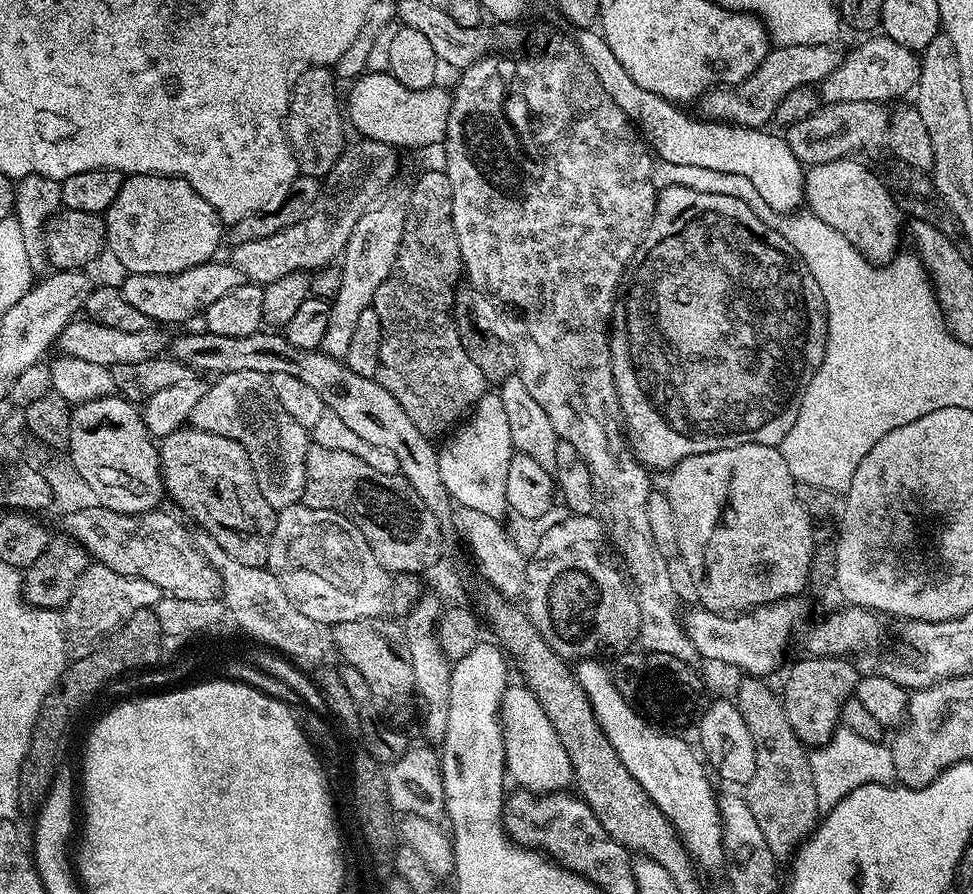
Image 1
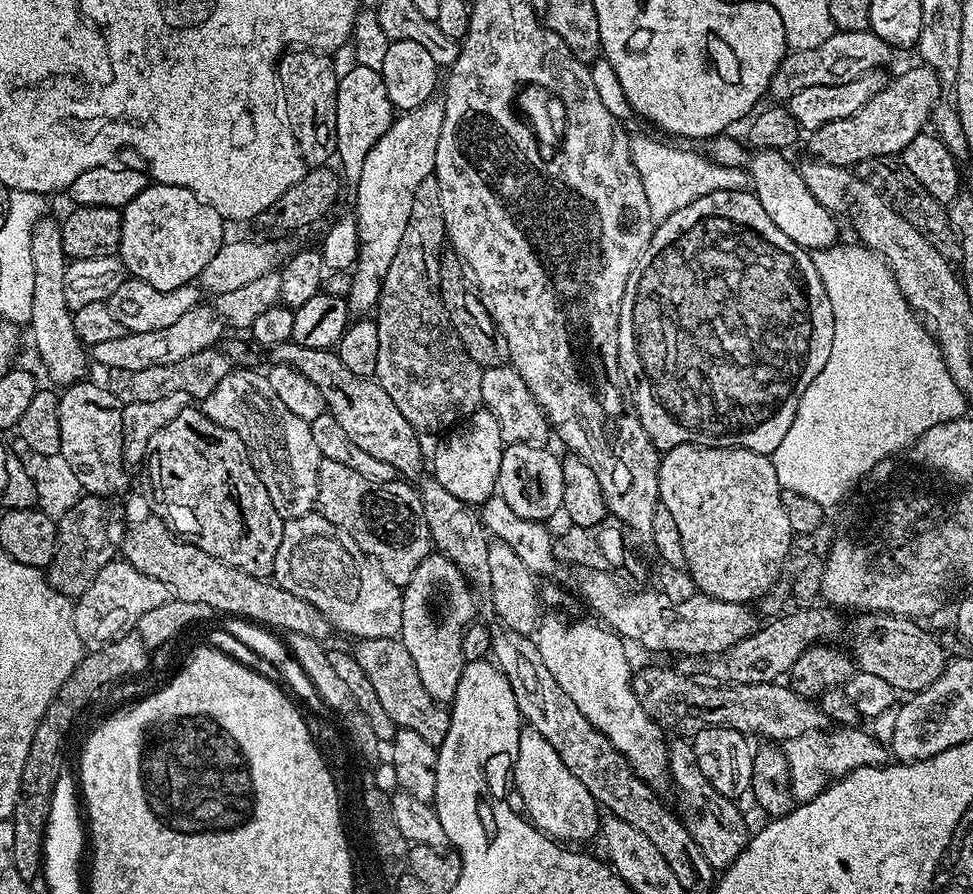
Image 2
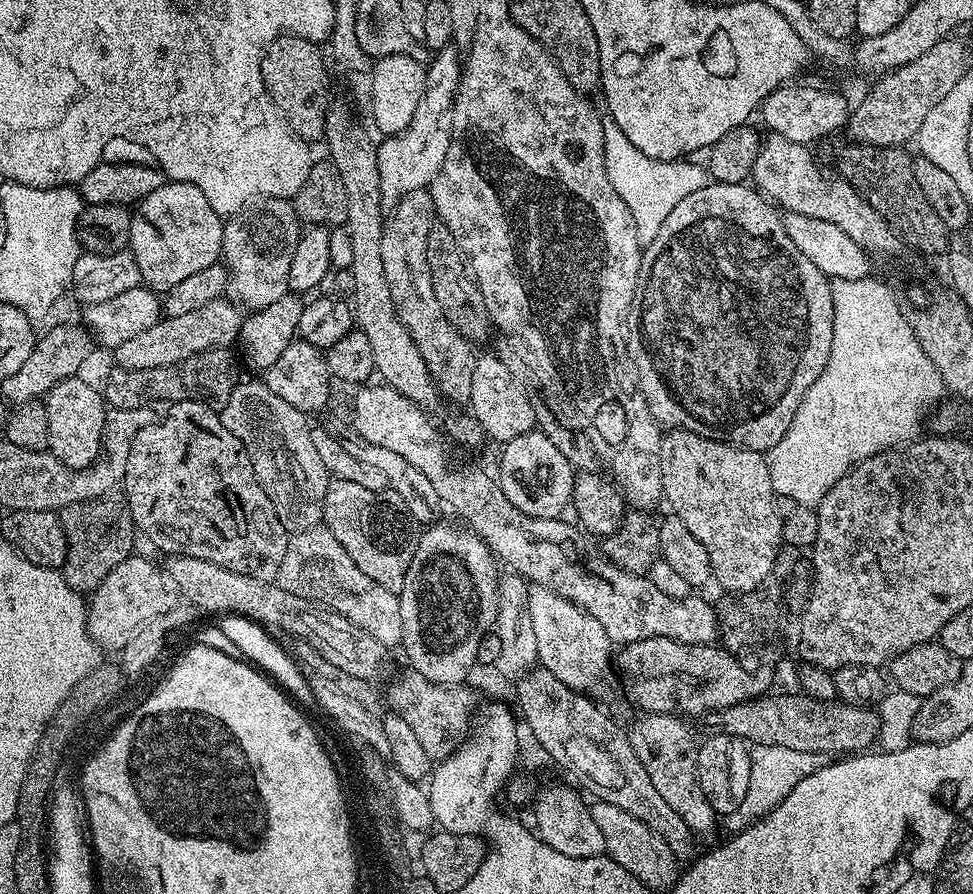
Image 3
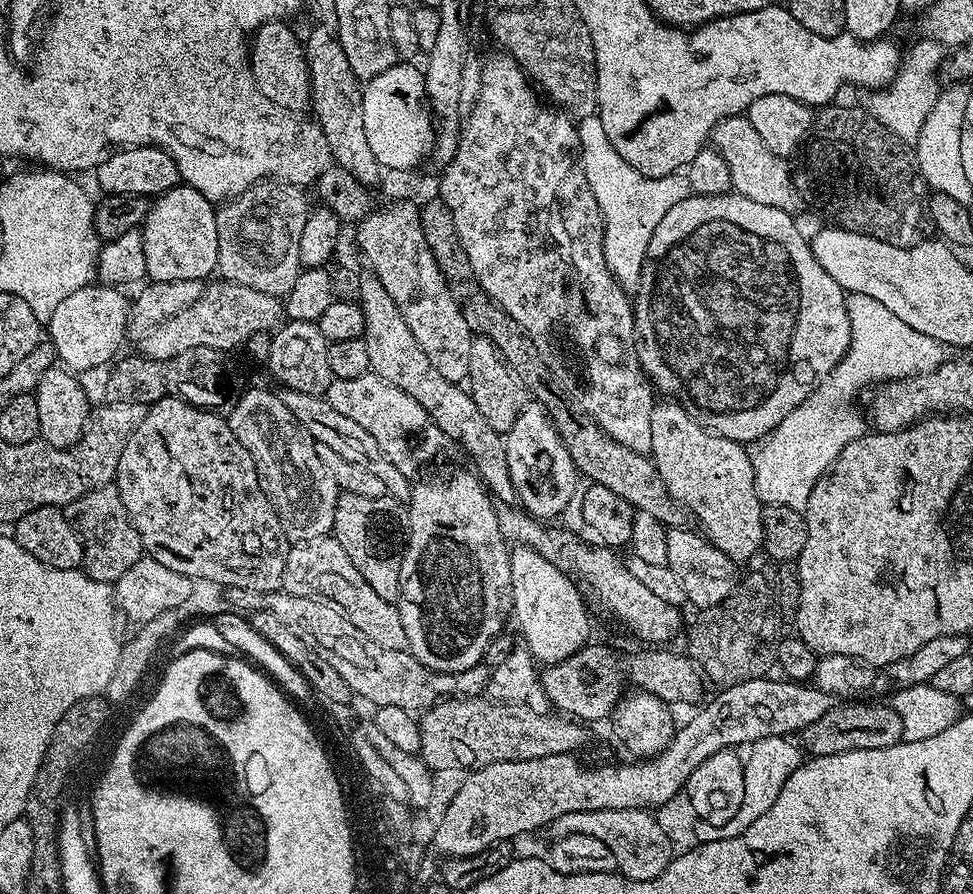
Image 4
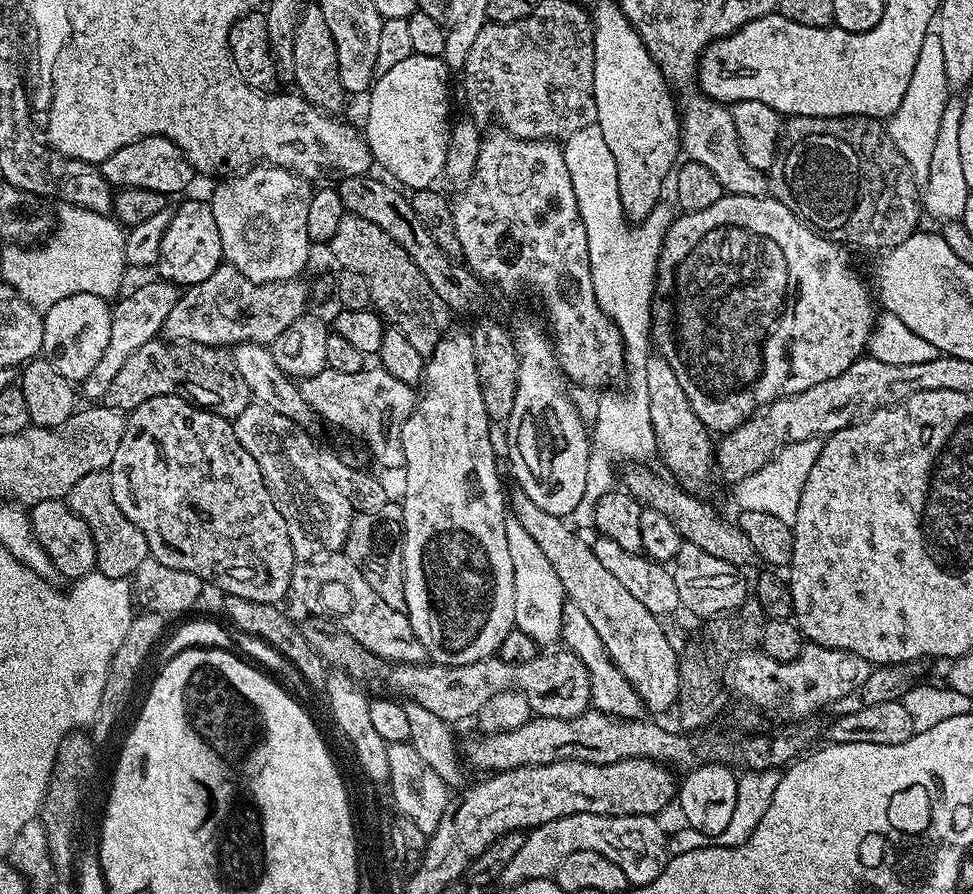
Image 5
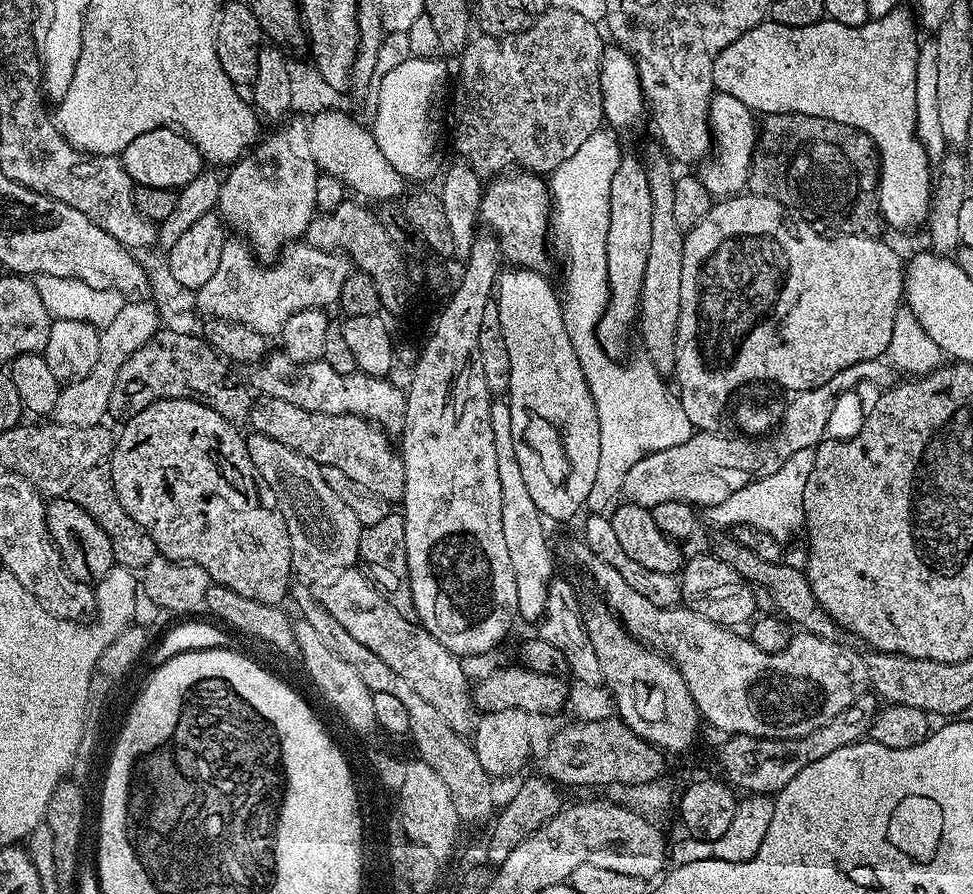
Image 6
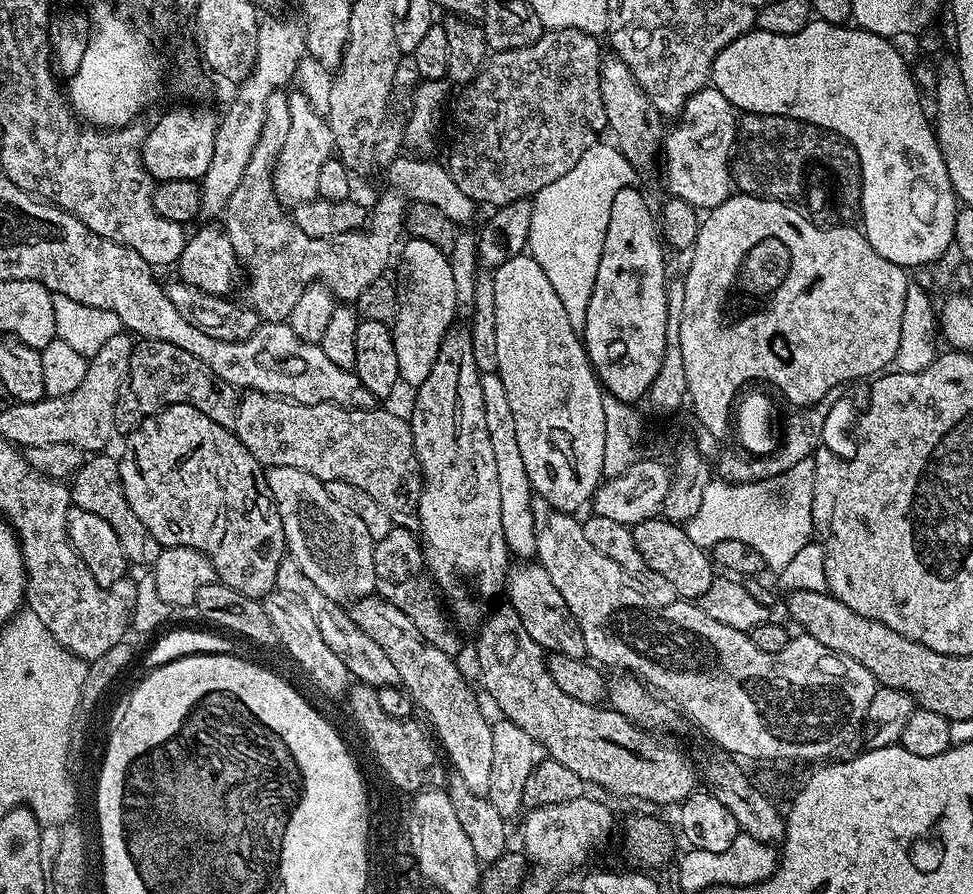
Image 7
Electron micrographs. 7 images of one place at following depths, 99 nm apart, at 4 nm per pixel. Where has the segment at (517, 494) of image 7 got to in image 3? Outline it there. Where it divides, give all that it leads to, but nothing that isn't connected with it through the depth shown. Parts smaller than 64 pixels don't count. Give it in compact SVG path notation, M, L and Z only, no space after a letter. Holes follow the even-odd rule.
M529 587L528 605L538 642L539 667L550 670L558 682L566 682L576 692L596 694L608 680L608 667L614 664L614 645L606 630L574 602L545 588Z

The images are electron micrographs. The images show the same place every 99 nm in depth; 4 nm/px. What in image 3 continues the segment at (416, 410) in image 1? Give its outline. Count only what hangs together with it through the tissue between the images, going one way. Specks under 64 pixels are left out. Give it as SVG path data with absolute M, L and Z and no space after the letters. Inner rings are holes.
M428 188L410 190L391 209L382 234L382 267L386 270L386 282L390 286L390 298L394 298L394 306L398 318L410 330L410 338L414 338L414 346L418 346L418 354L426 358L426 366L432 375L432 383L436 385L445 401L453 400L462 406L468 404L470 398L470 381L474 378L474 362L477 353L472 352L473 345L446 318L442 306L438 306L438 298L434 298L434 282L430 282L430 265L426 262L426 238L430 238L430 226L437 223L434 198Z

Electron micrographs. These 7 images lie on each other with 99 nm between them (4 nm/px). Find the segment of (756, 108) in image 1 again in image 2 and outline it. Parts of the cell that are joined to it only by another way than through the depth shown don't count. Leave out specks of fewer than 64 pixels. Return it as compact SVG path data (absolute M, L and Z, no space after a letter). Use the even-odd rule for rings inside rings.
M836 30L833 35L810 49L789 51L782 58L778 70L774 70L772 81L767 90L773 101L787 102L791 96L800 90L809 89L810 86L834 87L842 83L852 82L865 75L883 69L883 64L892 60L894 49L891 44L882 42L870 30L866 32L841 32Z

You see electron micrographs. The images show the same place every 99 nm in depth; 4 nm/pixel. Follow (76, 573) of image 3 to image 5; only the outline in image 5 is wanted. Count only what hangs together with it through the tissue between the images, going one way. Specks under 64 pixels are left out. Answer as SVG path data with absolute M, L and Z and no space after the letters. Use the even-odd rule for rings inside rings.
M111 471L94 472L79 478L69 490L66 502L70 510L77 512L86 522L86 526L90 526L96 551L97 572L106 574L106 578L128 580L136 573L138 566L149 559L148 543L142 530L138 530L138 526L134 526L134 522L130 522L130 518L126 518L122 510L118 510L118 502L114 502Z

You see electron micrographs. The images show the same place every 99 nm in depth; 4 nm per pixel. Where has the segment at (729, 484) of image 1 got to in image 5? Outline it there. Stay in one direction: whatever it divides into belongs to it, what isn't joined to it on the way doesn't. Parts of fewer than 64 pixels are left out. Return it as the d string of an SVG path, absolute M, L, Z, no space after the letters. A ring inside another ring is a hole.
M659 354L649 355L642 367L644 373L643 395L649 404L650 422L653 423L658 459L669 468L671 479L679 487L696 494L700 487L714 476L714 436L710 429L694 414L686 390L678 383L670 362Z

